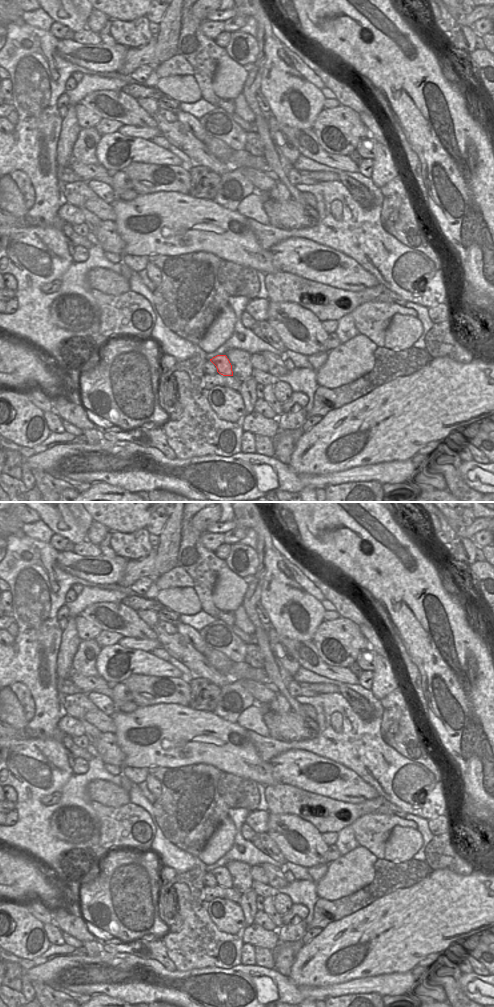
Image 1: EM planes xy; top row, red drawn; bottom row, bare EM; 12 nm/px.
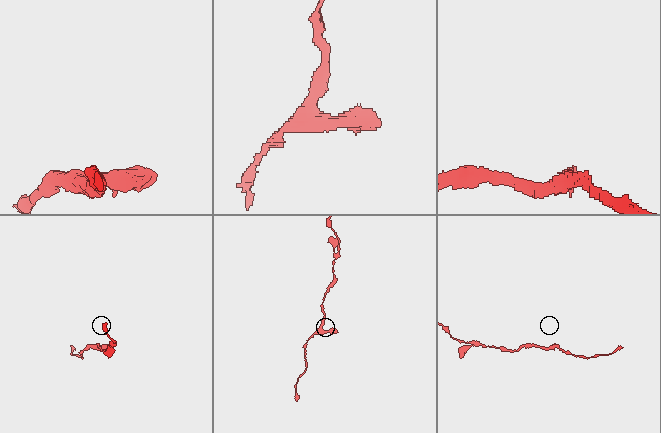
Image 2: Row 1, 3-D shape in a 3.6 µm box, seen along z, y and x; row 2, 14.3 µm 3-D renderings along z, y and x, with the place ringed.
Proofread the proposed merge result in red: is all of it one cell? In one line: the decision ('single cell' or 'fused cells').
single cell

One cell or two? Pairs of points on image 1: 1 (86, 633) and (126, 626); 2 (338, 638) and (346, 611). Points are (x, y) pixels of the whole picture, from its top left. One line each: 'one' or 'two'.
1: two
2: two

